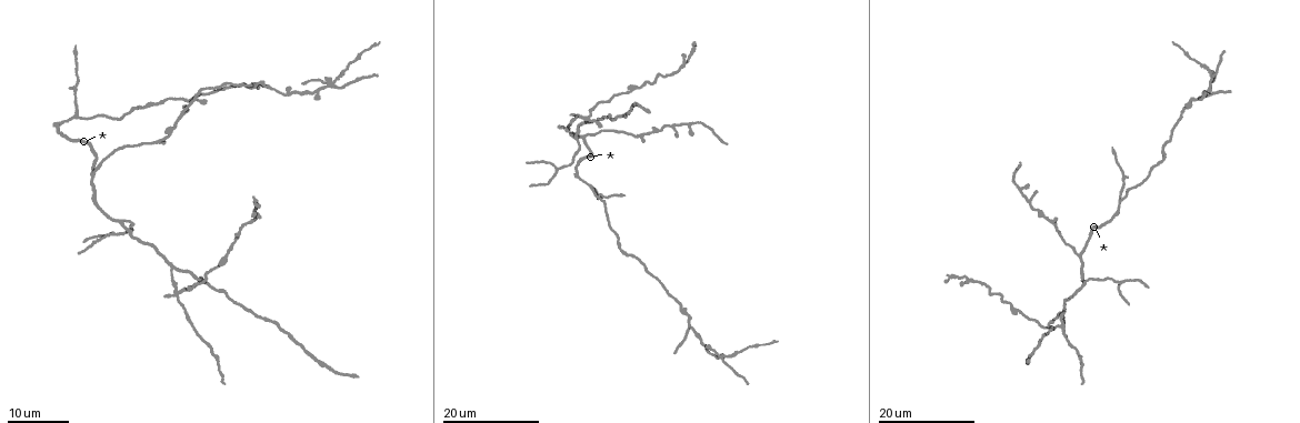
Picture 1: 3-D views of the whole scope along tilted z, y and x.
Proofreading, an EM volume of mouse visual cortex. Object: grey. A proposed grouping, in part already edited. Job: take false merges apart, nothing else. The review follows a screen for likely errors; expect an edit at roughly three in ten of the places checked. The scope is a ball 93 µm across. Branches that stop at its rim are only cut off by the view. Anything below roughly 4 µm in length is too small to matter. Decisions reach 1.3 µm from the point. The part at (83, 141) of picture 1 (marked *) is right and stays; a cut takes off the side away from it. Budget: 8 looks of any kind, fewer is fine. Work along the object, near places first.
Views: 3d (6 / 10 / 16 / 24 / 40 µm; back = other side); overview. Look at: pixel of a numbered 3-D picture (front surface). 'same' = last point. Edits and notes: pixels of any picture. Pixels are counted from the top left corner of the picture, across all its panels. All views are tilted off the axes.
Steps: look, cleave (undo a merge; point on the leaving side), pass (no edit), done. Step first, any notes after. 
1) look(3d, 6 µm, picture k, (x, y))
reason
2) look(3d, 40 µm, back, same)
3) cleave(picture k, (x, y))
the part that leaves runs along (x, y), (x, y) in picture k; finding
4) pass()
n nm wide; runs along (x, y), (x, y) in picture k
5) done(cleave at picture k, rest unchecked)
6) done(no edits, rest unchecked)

look(3d, 16 µm, picture 1, (578, 139))
a fork

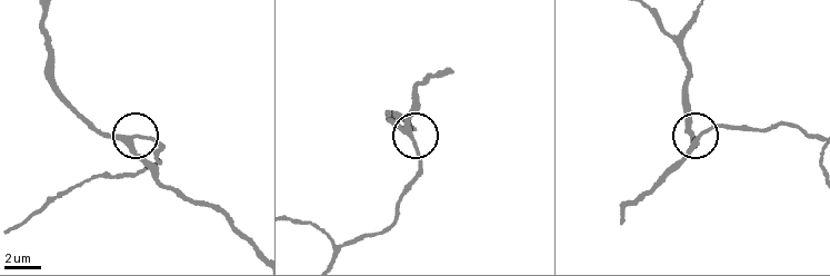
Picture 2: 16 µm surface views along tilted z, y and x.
look(3d, 6 µm, picture 2, (131, 139))

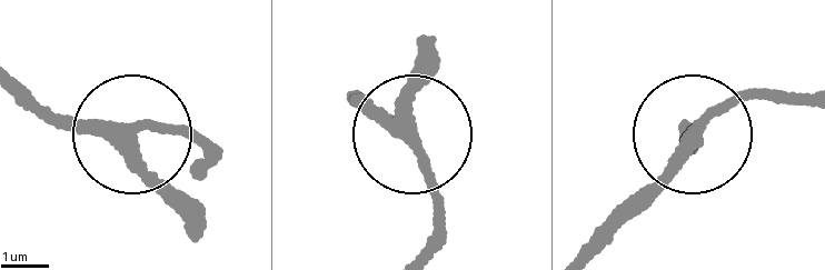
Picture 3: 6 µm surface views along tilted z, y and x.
pass()
3 arms; runs along (11, 83), (59, 116), (160, 128), (211, 153) in picture 3; all the same neuron

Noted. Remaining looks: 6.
look(3d, 16 µm, picture 1, (94, 175))
three-way junction

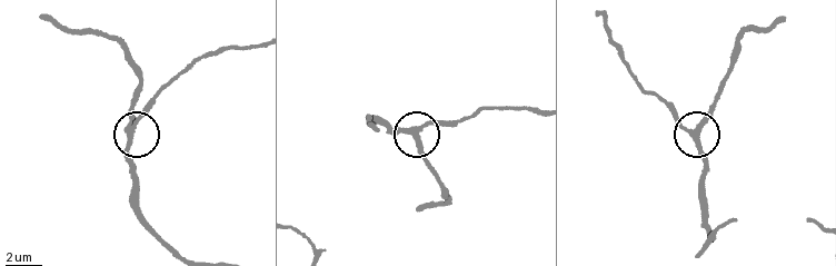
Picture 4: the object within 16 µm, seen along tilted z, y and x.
look(3d, 6 µm, picture 4, (693, 134))

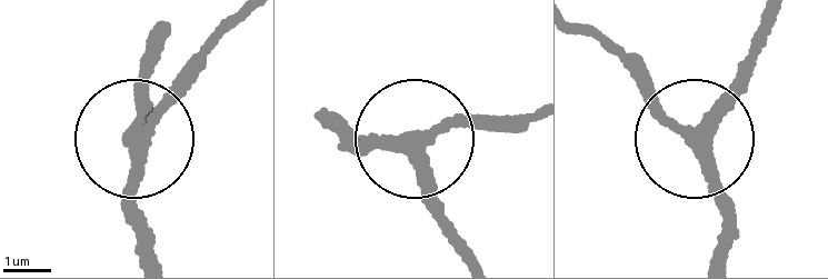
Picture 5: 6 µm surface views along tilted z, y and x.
pass()
runs along (460, 257), (425, 201), (417, 148), (528, 127) in picture 5; continuous, no second neuron

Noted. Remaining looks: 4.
look(3d, 16 µm, picture 1, (174, 270))
a fork

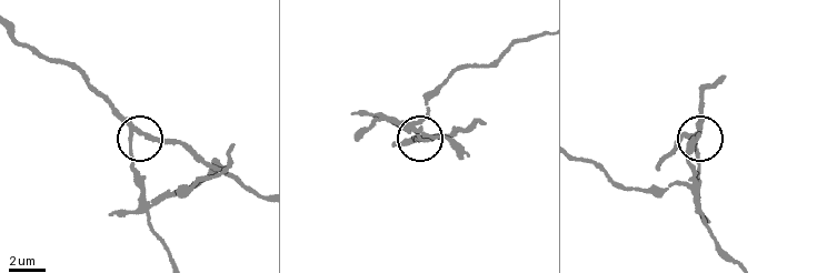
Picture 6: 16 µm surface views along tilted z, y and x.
look(3d, 10 µm, picture 6, (137, 132))

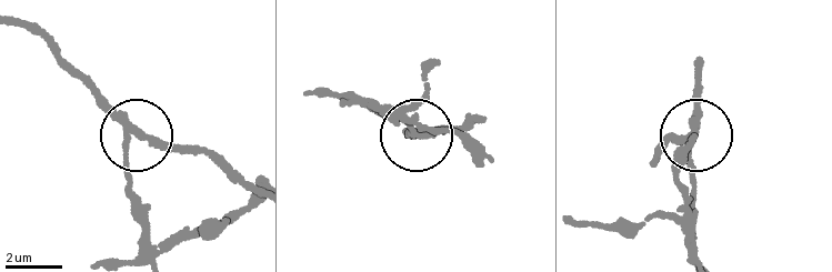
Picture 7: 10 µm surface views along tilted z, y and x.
cleave(picture 7, (126, 175))
200 nm wide; a second neuron is stuck on

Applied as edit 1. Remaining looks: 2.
done(cleave at picture 7, rest unchecked)

